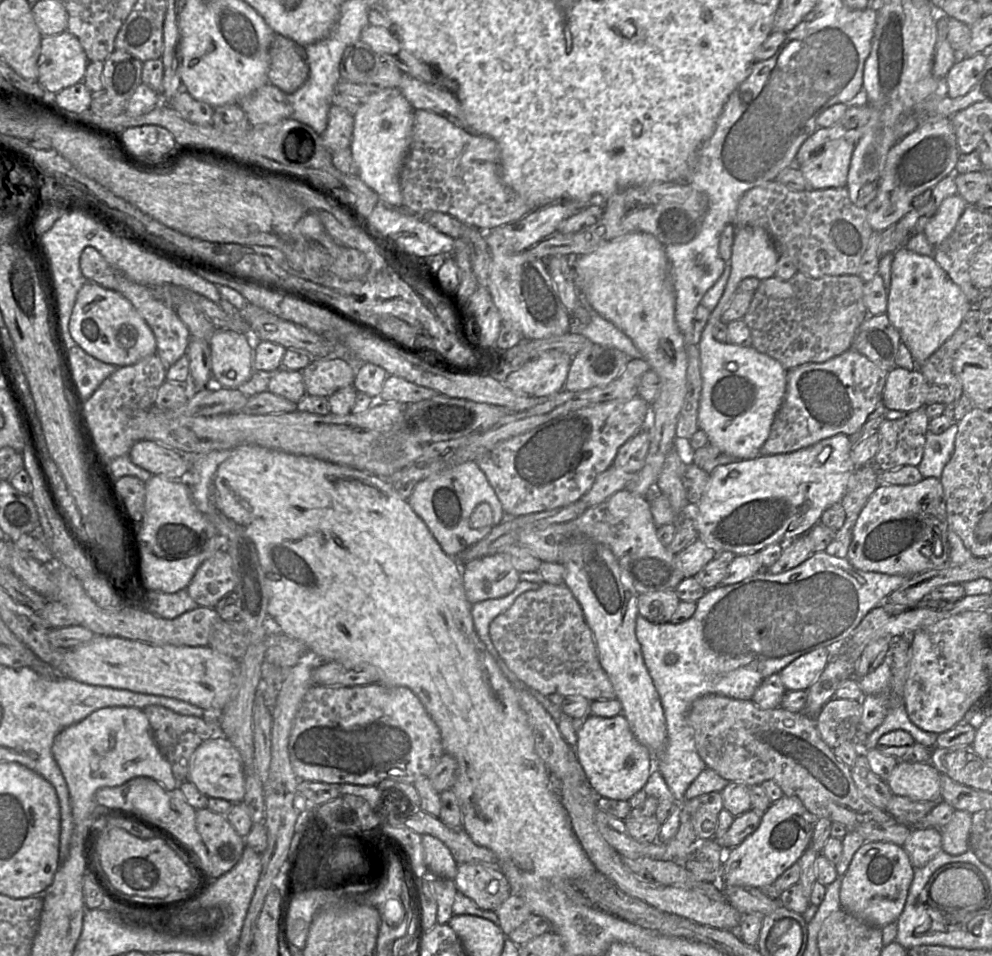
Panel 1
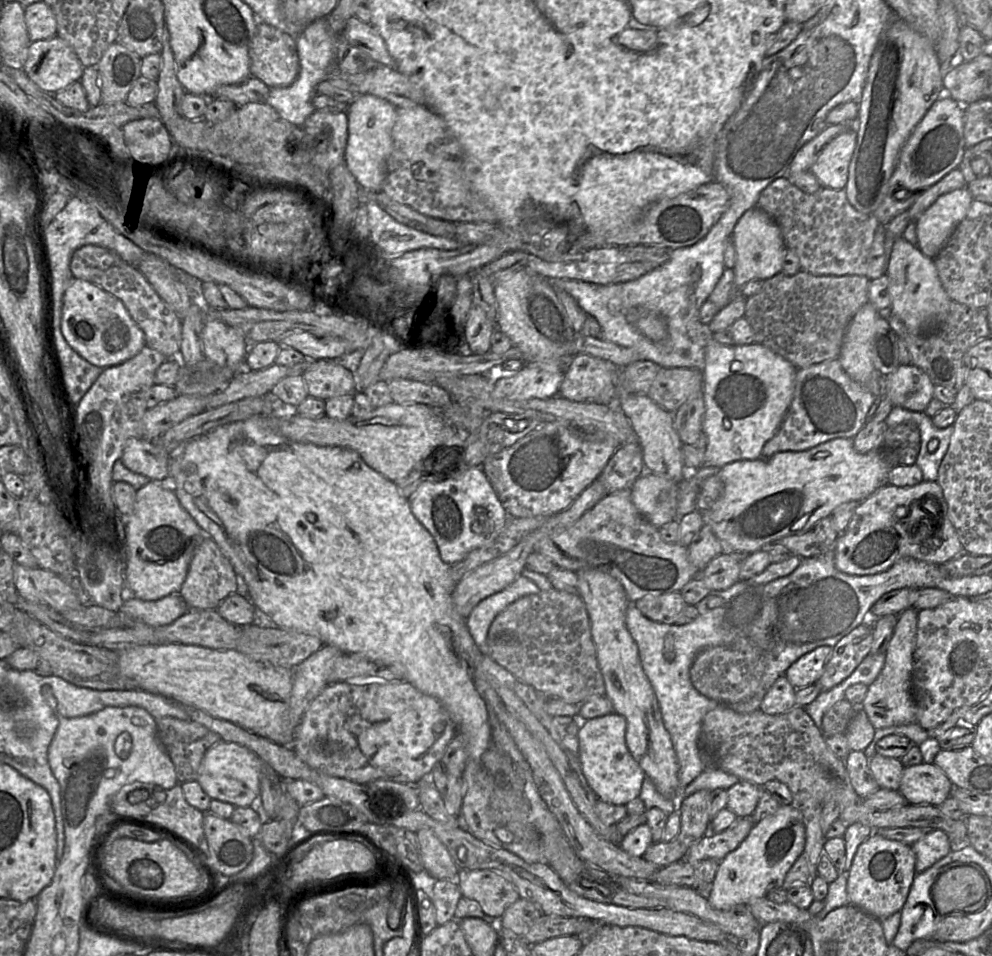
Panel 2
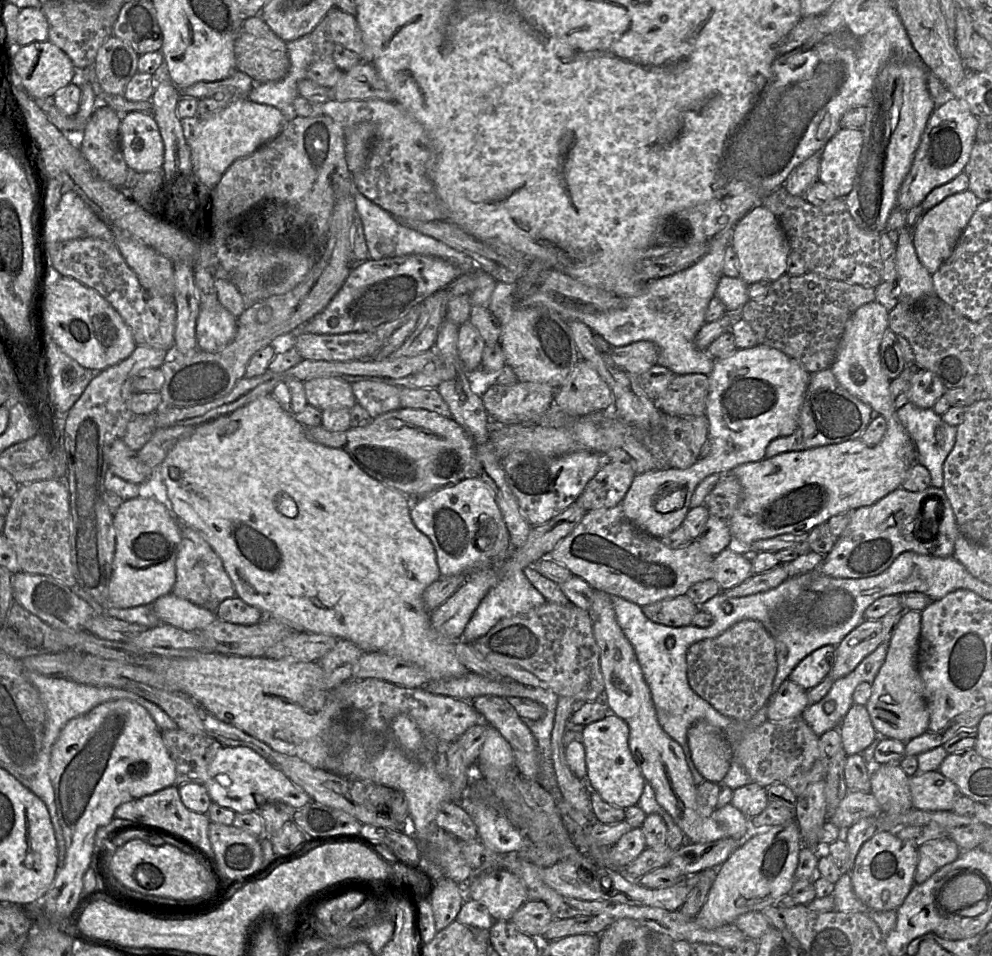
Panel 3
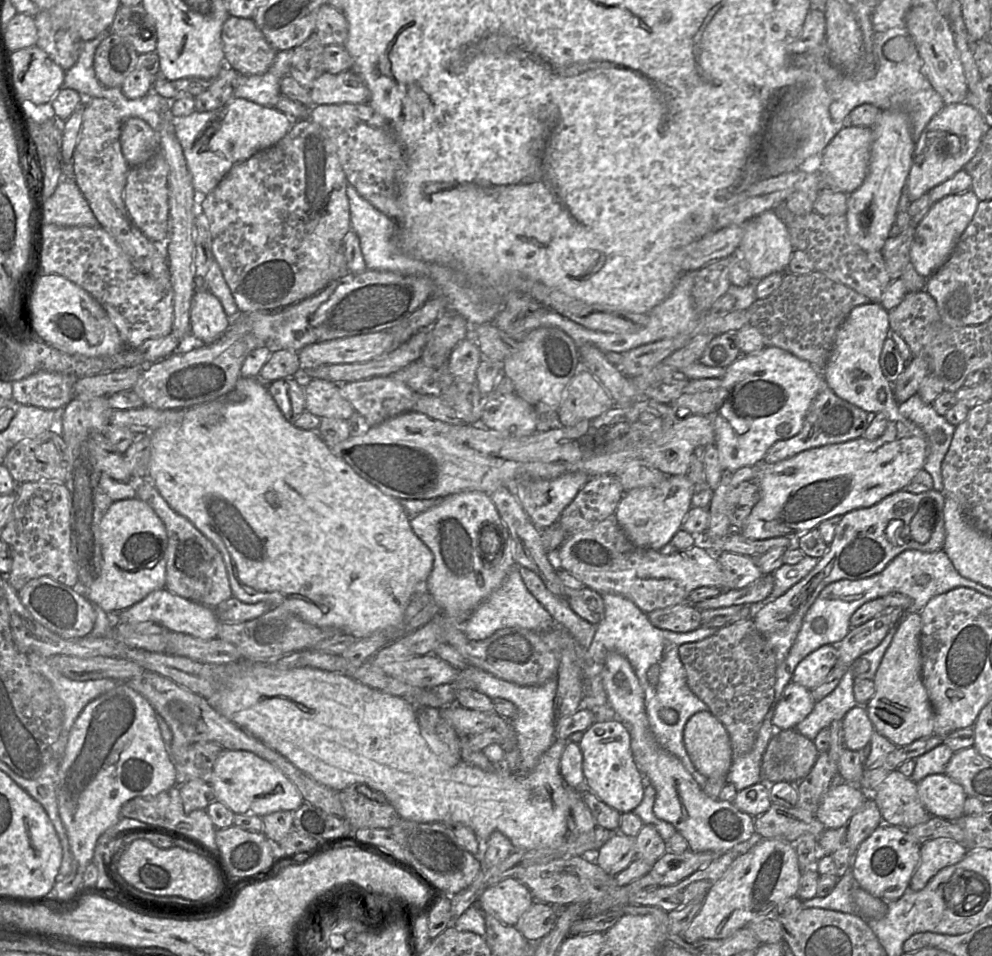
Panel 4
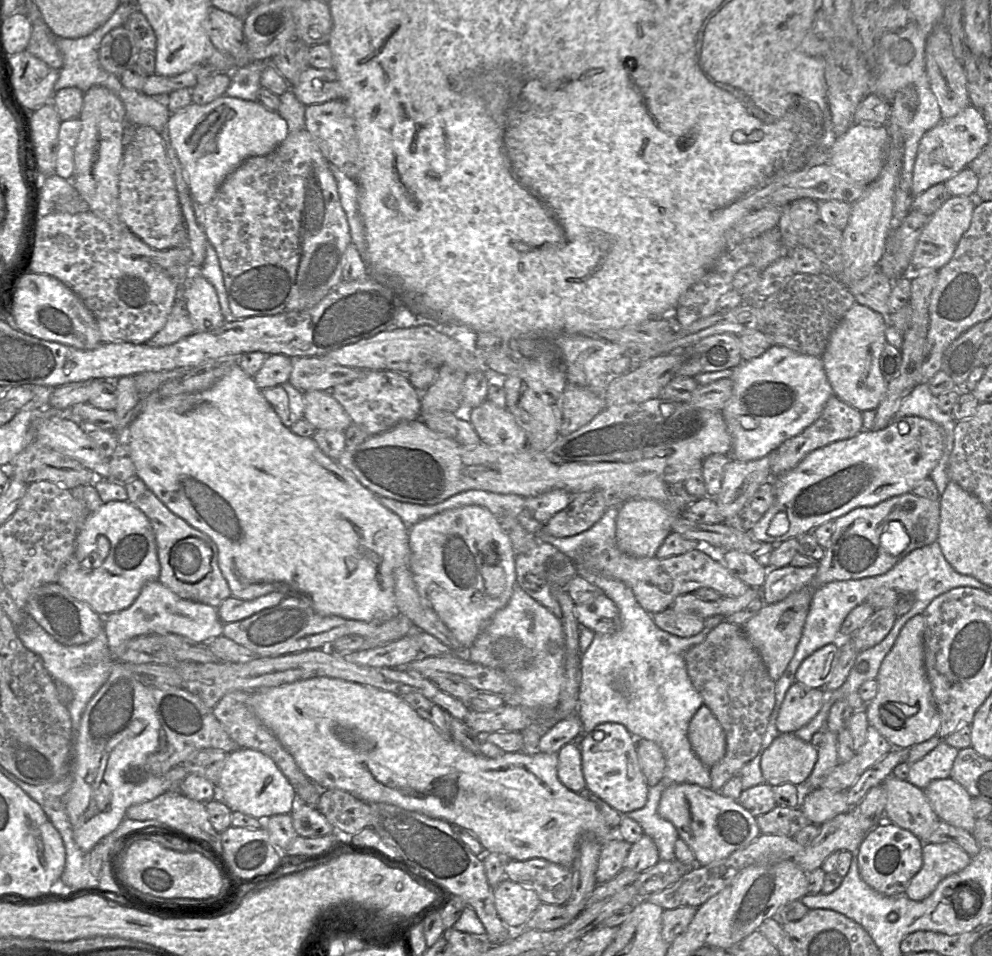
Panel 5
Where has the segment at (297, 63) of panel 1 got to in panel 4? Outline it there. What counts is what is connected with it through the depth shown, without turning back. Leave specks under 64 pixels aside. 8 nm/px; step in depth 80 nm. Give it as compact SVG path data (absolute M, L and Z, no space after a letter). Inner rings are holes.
M230 16L223 24L221 41L226 66L244 76L264 74L277 54L252 18Z

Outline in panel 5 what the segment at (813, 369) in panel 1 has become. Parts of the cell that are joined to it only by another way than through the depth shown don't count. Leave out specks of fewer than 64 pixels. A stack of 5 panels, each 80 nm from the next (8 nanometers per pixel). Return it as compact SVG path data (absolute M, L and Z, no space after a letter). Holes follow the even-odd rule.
M833 394L826 402L818 419L800 434L784 441L769 455L773 477L778 477L795 468L809 453L838 440L851 438L863 430L862 412L840 400Z

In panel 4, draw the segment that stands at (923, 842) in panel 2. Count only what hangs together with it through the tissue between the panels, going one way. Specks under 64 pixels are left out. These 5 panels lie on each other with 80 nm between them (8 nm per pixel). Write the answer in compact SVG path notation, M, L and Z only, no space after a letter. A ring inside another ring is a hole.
M934 839L923 843L920 847L920 862L909 889L922 890L941 869L960 862L967 851L962 843L953 839Z

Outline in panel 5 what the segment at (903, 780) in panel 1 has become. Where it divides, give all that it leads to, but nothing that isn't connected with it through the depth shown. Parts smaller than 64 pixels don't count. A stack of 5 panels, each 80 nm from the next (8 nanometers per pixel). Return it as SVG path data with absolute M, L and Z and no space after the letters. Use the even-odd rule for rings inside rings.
M951 777L936 779L924 789L924 794L941 821L972 834L976 822L972 796L962 785Z

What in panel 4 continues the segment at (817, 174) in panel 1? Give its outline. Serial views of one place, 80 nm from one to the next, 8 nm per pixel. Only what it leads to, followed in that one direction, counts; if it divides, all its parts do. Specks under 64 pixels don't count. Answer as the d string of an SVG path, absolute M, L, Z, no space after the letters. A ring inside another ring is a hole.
M846 124L825 147L821 154L820 169L825 174L825 183L830 190L850 194L864 181L870 159L872 141L871 127L858 127Z

